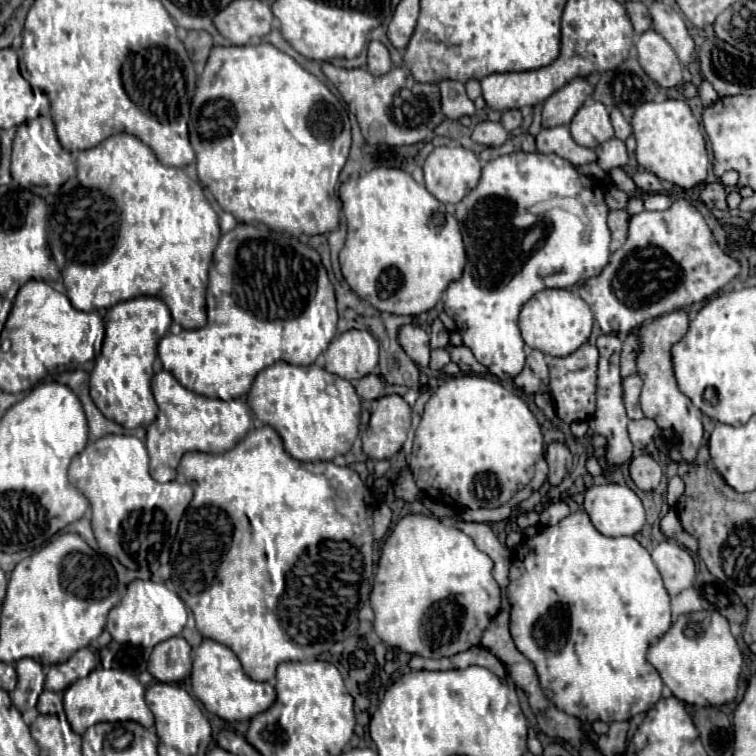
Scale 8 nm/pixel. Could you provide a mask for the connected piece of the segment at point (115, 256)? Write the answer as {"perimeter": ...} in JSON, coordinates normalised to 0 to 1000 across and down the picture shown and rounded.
{"perimeter":[[[155,176],[155,179],[147,179],[142,181],[139,187],[134,187],[128,194],[120,194],[120,197],[112,197],[104,202],[102,208],[102,237],[110,247],[120,250],[131,250],[134,255],[139,255],[139,259],[146,263],[155,272],[157,279],[156,296],[156,312],[149,333],[139,345],[75,345],[75,351],[81,353],[81,364],[83,364],[83,374],[86,374],[86,382],[89,382],[89,393],[94,398],[94,403],[104,411],[123,411],[123,409],[134,409],[134,406],[149,406],[155,398],[168,398],[168,396],[176,396],[176,393],[184,393],[184,390],[197,390],[197,393],[208,393],[213,398],[218,398],[218,403],[224,406],[226,417],[229,417],[229,425],[237,427],[242,435],[263,435],[274,427],[274,411],[271,411],[271,382],[274,382],[274,358],[276,358],[276,351],[279,351],[279,340],[282,340],[282,332],[290,321],[290,313],[292,313],[292,306],[290,306],[290,292],[287,292],[287,282],[284,276],[279,274],[279,269],[274,266],[266,245],[261,239],[255,239],[242,224],[237,221],[218,221],[208,213],[205,202],[181,181],[171,179],[171,176]]]}

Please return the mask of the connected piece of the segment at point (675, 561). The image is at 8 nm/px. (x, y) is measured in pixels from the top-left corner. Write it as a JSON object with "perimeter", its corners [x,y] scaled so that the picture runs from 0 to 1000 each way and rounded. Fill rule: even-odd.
{"perimeter":[[[874,716],[864,729],[861,737],[877,763],[880,779],[888,790],[898,787],[901,782],[911,779],[919,766],[919,742],[917,734],[890,716]]]}

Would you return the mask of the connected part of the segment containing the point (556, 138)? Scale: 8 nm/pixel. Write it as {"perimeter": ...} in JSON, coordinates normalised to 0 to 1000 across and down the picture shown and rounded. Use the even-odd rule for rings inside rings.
{"perimeter":[[[747,165],[716,171],[716,176],[710,179],[710,200],[742,202],[742,208],[747,208],[750,213],[758,213],[758,218],[774,218],[787,213],[790,208],[782,197],[763,192],[753,179],[753,168]]]}

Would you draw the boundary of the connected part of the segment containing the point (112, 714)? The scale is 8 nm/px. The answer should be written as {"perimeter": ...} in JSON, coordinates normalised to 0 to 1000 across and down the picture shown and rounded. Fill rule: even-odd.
{"perimeter":[[[130,882],[115,896],[102,898],[91,911],[86,911],[83,934],[94,964],[104,972],[134,954],[181,954],[192,962],[202,959],[202,943],[192,930],[192,909],[179,892],[163,885]]]}

